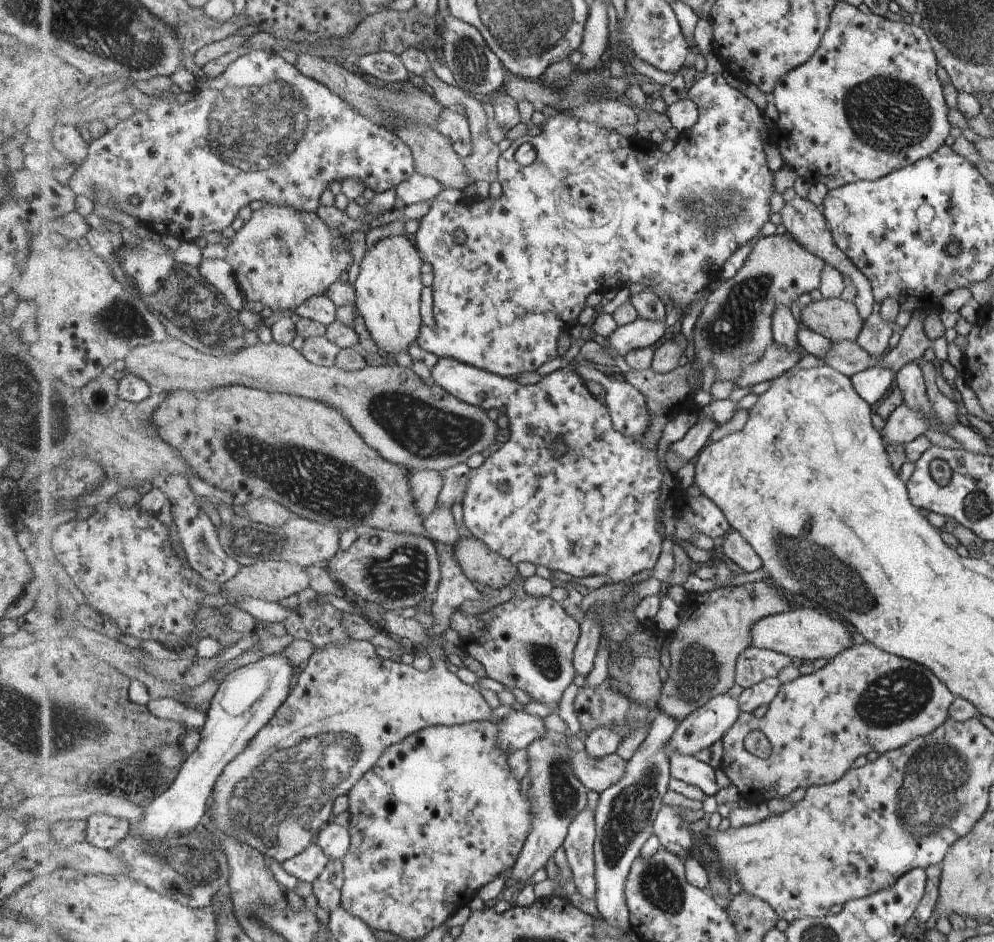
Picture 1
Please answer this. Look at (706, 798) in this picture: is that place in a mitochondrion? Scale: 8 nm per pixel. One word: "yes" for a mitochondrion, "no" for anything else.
no

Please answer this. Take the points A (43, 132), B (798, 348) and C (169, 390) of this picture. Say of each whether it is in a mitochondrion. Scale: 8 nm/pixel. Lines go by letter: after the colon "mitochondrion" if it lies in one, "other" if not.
A: other
B: other
C: other

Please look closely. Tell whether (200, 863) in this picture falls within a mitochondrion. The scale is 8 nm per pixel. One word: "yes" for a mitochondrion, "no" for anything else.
yes

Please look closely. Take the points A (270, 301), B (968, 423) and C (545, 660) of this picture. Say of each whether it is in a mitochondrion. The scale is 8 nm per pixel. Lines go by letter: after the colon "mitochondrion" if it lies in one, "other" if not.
A: other
B: other
C: mitochondrion

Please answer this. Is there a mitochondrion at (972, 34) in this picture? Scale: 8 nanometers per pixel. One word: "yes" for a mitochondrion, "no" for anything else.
yes

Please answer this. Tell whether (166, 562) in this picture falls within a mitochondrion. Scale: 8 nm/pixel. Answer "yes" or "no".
no

